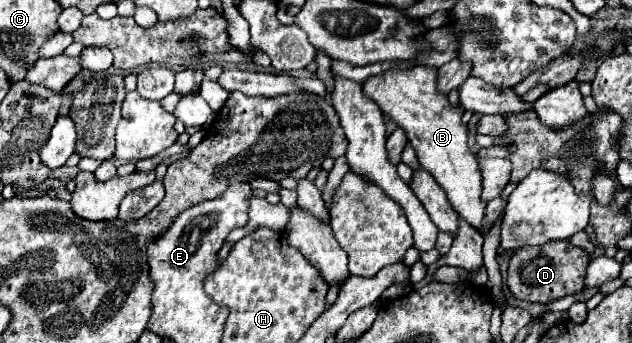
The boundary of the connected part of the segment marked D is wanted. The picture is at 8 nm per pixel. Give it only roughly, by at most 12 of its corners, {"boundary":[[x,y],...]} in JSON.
{"boundary":[[570,241],[516,249],[508,289],[550,303],[584,289],[590,255]]}

